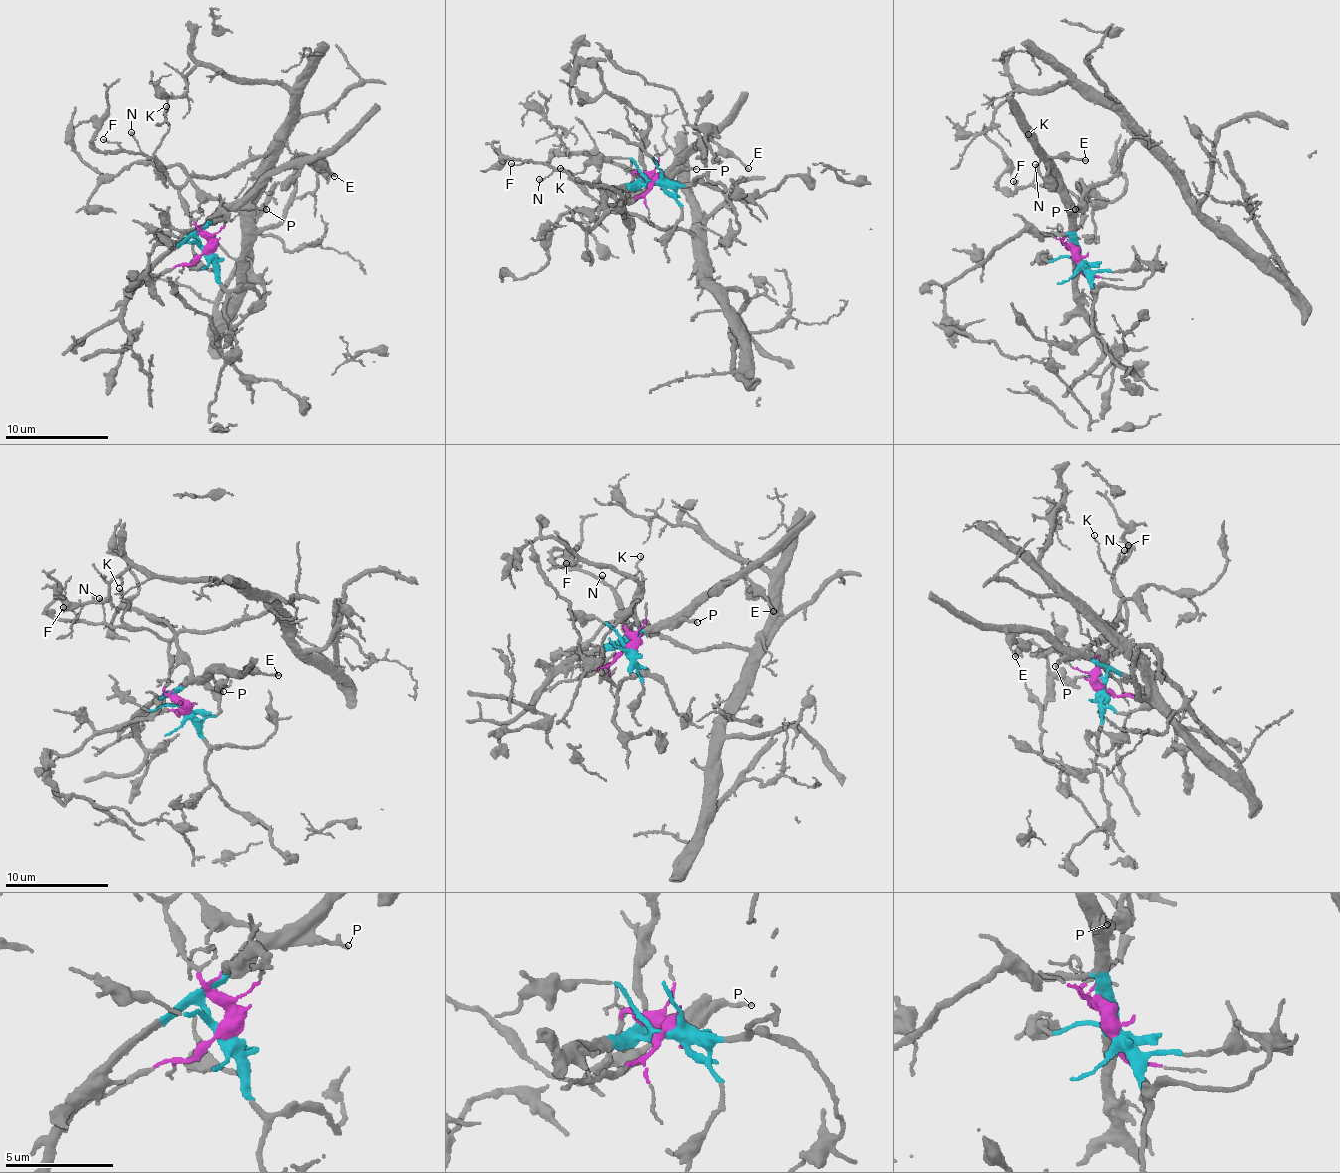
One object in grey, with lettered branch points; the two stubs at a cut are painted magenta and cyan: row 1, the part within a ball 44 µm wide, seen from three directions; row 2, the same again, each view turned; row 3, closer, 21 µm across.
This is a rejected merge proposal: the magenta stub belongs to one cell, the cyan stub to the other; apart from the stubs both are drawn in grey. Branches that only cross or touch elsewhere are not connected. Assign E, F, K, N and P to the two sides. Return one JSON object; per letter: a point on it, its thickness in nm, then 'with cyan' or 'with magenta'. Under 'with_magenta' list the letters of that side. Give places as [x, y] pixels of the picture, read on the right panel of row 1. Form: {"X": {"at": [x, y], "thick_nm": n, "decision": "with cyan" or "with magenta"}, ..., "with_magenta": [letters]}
{"E": {"at": [1085, 160], "thick_nm": 140, "decision": "with cyan"}, "F": {"at": [1013, 181], "thick_nm": 110, "decision": "with magenta"}, "K": {"at": [1028, 134], "thick_nm": 70, "decision": "with magenta"}, "N": {"at": [1035, 164], "thick_nm": 160, "decision": "with magenta"}, "P": {"at": [1075, 209], "thick_nm": 190, "decision": "with cyan"}, "with_magenta": ["F", "K", "N"]}

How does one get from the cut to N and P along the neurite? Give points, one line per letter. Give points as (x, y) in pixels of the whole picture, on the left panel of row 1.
N: (206, 251), (207, 241), (194, 225), (179, 191), (171, 186), (163, 170), (146, 157), (130, 131)
P: (205, 252), (198, 233), (221, 214), (230, 209), (267, 210)

